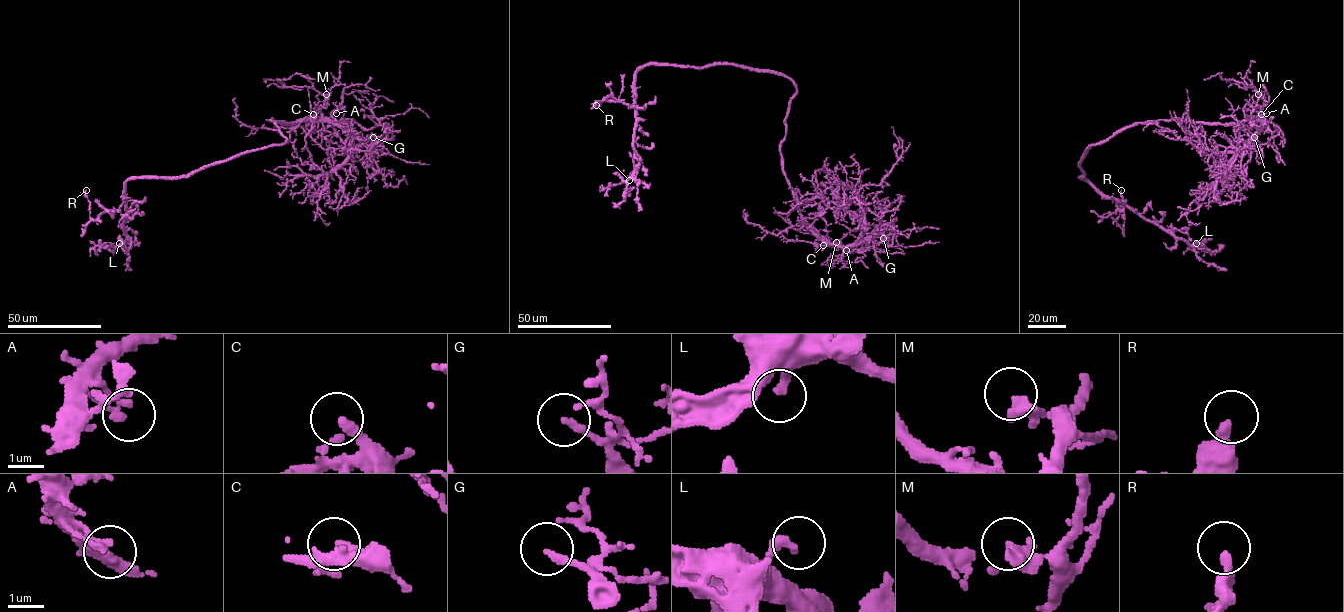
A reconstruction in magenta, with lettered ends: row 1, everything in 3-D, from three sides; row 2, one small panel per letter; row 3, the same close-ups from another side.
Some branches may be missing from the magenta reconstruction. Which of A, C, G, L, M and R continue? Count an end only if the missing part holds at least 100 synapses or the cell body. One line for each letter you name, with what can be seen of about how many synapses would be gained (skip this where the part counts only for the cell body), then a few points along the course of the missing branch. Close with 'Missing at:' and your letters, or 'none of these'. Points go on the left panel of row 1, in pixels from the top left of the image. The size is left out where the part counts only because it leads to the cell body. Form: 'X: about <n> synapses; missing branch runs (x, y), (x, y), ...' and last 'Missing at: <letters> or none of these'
C: missing branch runs (313, 114), (300, 115), (297, 111), (289, 118), (300, 119), (294, 114), (282, 115), (283, 132)
Missing at: C

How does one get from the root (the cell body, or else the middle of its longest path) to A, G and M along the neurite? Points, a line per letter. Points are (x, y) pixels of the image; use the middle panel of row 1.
A: (789, 101), (785, 135), (780, 149), (783, 173), (802, 217), (830, 243), (846, 250)
G: (789, 101), (780, 154), (801, 220), (831, 244), (854, 245), (875, 233), (883, 234), (885, 241), (883, 238)
M: (789, 101), (785, 135), (780, 149), (782, 170), (802, 217), (831, 246), (837, 247), (836, 242)

